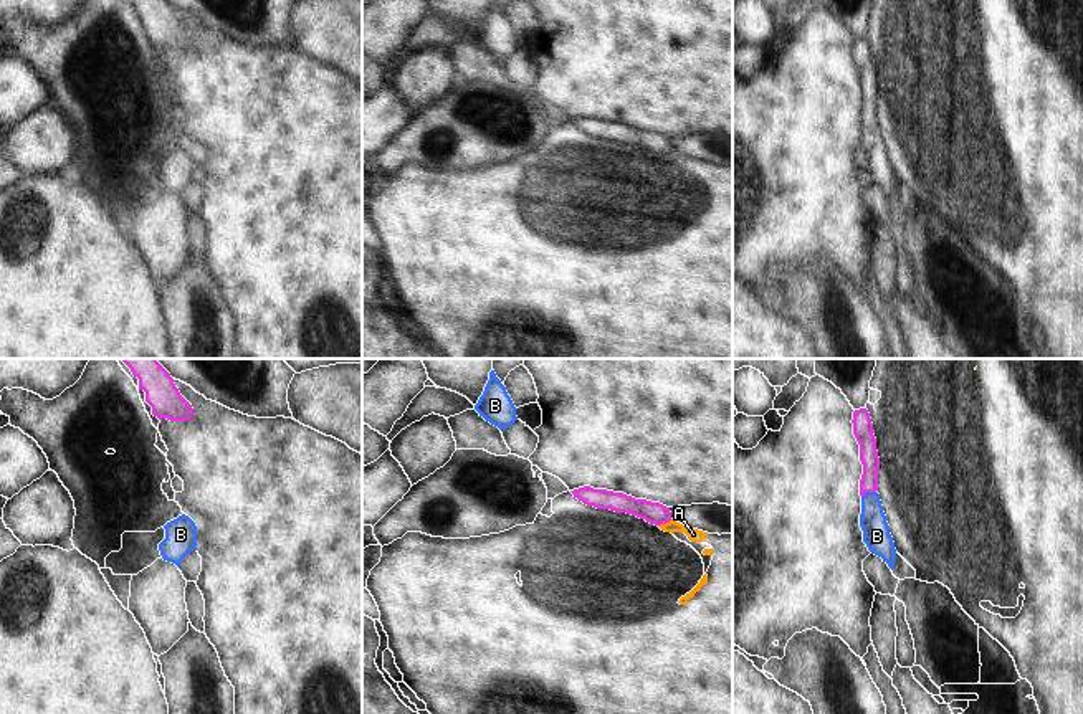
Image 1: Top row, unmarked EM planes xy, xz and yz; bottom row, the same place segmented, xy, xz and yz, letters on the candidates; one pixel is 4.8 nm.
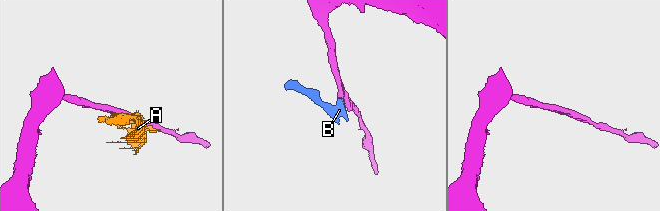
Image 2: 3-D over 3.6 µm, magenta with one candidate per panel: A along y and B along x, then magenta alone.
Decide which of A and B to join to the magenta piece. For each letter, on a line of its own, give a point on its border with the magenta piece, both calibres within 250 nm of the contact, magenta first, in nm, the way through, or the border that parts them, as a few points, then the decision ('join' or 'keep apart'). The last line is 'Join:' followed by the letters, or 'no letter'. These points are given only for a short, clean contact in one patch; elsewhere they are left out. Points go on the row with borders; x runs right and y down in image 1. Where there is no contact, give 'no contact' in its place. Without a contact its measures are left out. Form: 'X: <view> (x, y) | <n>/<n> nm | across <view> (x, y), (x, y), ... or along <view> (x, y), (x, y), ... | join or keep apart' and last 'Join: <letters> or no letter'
A: xz (665, 523) | 110/60 nm | keep apart
B: yz (868, 491) | 90/130 nm | across yz (868, 455), (868, 491), (877, 536) | join
Join: B

